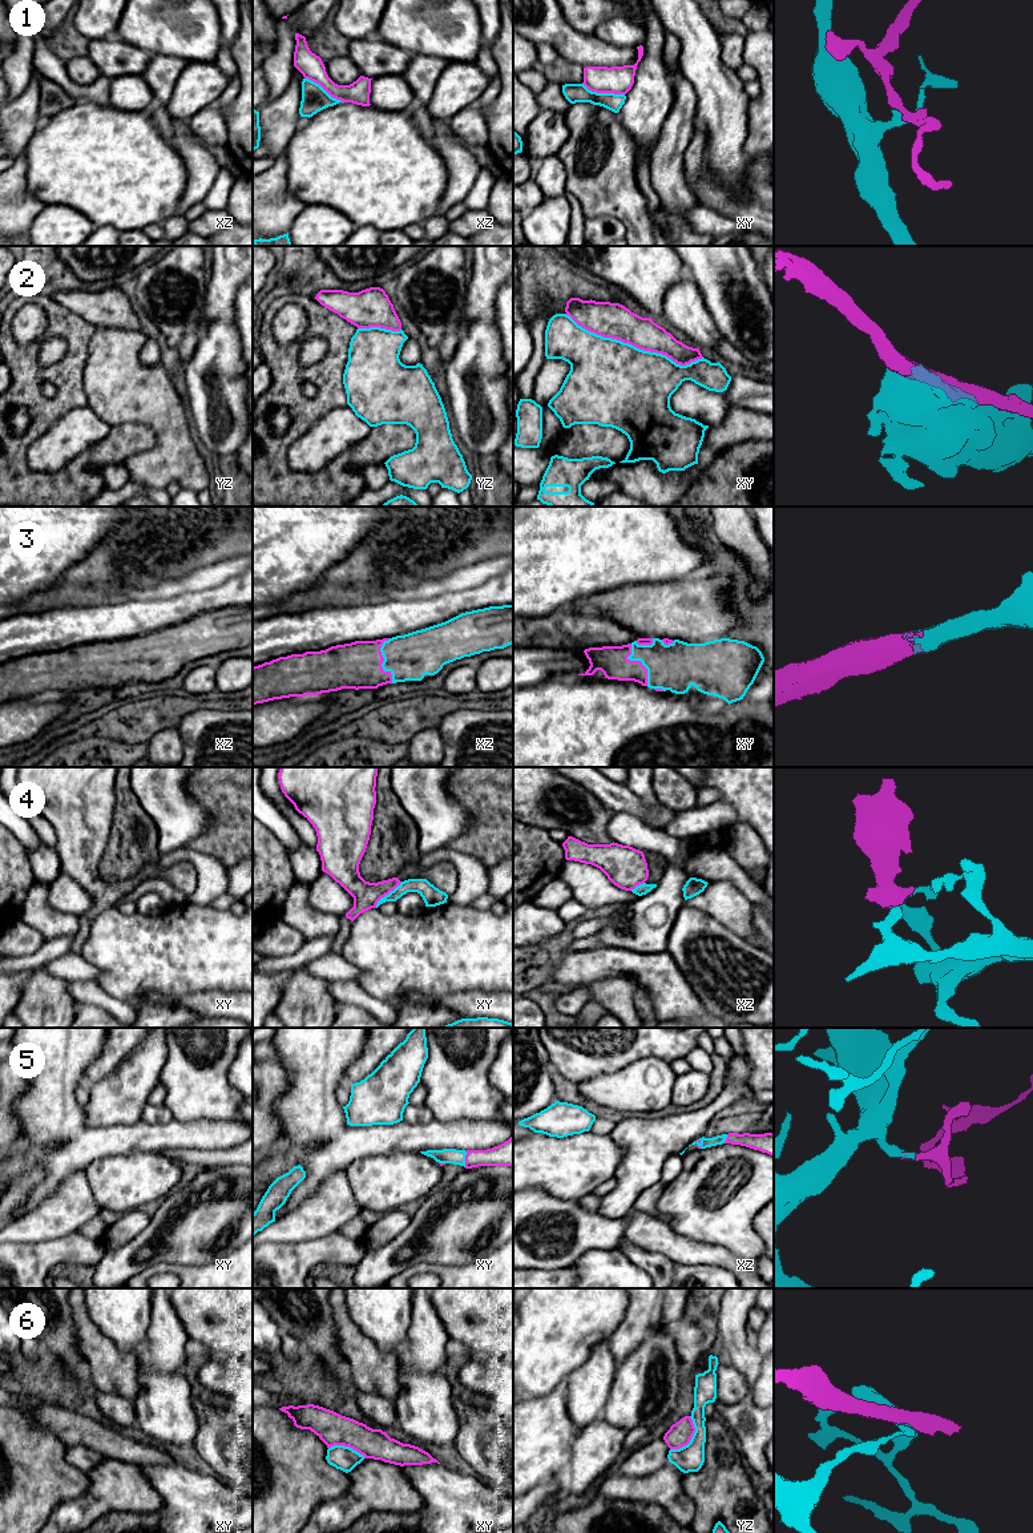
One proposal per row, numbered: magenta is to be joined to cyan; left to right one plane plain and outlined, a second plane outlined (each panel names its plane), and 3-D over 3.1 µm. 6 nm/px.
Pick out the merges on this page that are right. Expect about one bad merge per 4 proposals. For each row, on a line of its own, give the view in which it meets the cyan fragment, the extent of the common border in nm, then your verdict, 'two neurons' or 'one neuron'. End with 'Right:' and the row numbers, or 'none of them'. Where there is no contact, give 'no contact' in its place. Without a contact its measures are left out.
1: contact in xy; length 260 nm; two neurons
2: contact in xy; length 850 nm; one neuron
3: contact in xz; length 280 nm; one neuron
4: contact in xy; length 220 nm; two neurons
5: contact in xy; length 100 nm; one neuron
6: contact in yz; length 240 nm; two neurons
Right: 2, 3, 5

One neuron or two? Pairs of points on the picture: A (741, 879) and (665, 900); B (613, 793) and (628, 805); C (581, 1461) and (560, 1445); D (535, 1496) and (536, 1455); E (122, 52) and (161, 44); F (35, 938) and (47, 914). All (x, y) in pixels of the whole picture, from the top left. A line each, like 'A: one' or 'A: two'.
A: two
B: one
C: two
D: two
E: two
F: two

